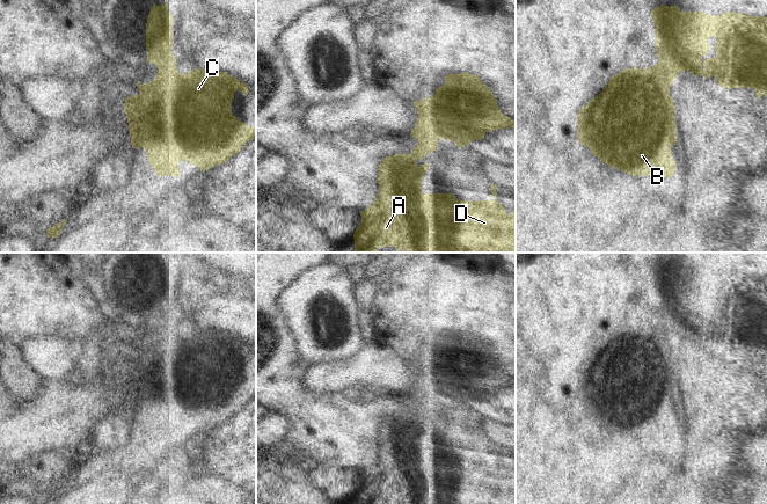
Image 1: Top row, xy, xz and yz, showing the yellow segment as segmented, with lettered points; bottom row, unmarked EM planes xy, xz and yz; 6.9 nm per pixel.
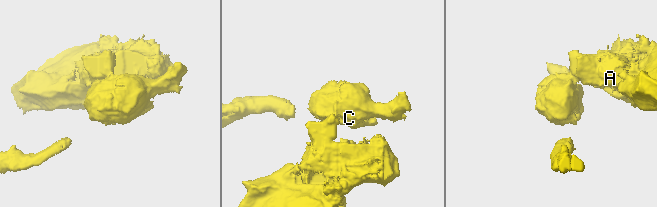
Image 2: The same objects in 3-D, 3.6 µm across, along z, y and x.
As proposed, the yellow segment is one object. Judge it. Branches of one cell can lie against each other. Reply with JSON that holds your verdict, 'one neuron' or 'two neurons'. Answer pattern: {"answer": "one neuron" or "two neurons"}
{"answer": "two neurons"}

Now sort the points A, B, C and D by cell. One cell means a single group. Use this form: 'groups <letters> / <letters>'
groups A D / B C

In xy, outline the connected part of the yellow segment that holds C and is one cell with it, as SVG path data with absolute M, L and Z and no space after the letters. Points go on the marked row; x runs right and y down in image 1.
M175 61L175 67L174 67L174 68L171 68L171 70L163 70L163 71L160 71L160 70L159 70L156 76L155 76L155 79L154 79L153 81L151 81L151 82L148 82L148 83L143 83L143 85L138 85L138 83L136 83L136 85L138 86L138 89L139 89L141 93L140 93L139 95L125 97L125 100L124 100L124 102L125 102L124 112L125 112L126 116L127 116L129 131L130 131L130 134L131 134L131 144L132 144L132 146L133 146L134 148L140 148L140 147L143 147L143 148L145 149L146 156L147 156L149 163L152 165L153 169L155 170L155 173L159 175L159 177L165 177L165 176L167 176L167 175L171 175L171 176L175 176L175 177L181 177L181 174L180 174L181 169L180 169L180 166L178 166L178 162L180 162L180 161L189 161L192 166L197 166L202 171L209 170L209 169L211 169L212 167L220 166L221 163L224 163L224 162L231 160L231 159L233 158L234 154L239 153L239 152L246 146L246 144L247 144L248 141L250 141L250 140L253 140L253 139L256 138L256 125L254 125L254 126L248 126L246 123L240 122L238 117L234 117L234 116L232 115L232 101L233 101L233 98L234 98L235 92L236 92L236 90L240 90L240 92L243 93L243 95L247 95L248 93L251 93L251 92L248 90L247 83L239 81L238 79L233 78L232 75L229 75L229 74L226 73L226 72L213 72L213 71L206 70L206 68L193 68L192 71L190 71L190 72L188 72L188 73L185 73L185 74L181 74L181 73L178 72L177 67L176 67L176 61Z

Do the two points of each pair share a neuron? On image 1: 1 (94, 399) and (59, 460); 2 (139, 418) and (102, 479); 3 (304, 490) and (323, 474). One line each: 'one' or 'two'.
1: two
2: one
3: two

